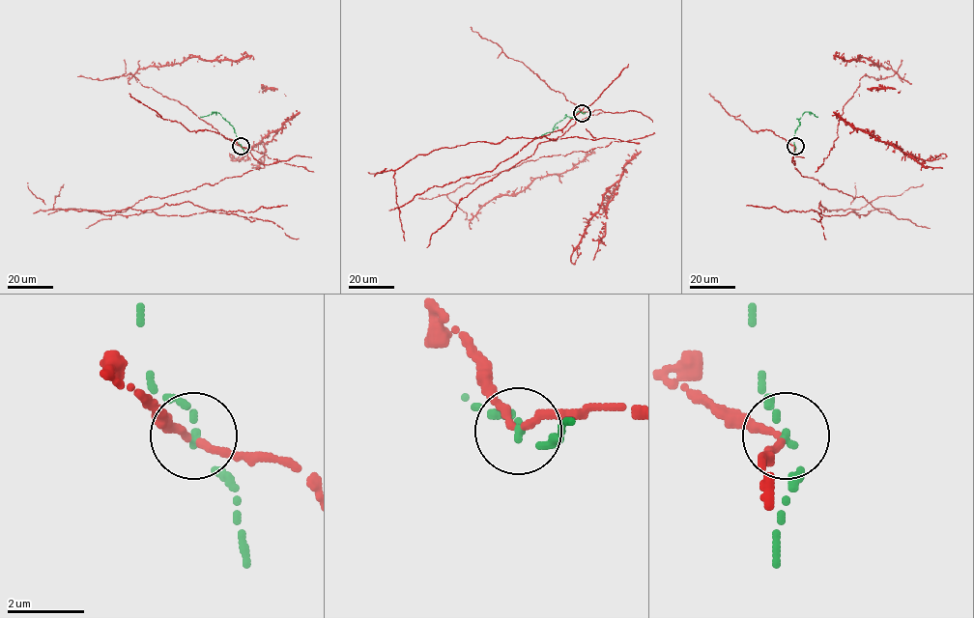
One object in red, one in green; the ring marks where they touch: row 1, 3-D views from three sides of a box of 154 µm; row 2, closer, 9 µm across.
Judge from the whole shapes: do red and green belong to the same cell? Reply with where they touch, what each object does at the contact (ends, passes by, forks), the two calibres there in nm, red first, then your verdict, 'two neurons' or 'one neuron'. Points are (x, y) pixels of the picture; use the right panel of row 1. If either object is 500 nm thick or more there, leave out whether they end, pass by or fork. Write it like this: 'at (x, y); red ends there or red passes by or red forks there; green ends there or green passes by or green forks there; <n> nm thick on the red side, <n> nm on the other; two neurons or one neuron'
at (795, 146); red passes by; green passes by; 190 nm thick on the red side, 130 nm on the other; two neurons

